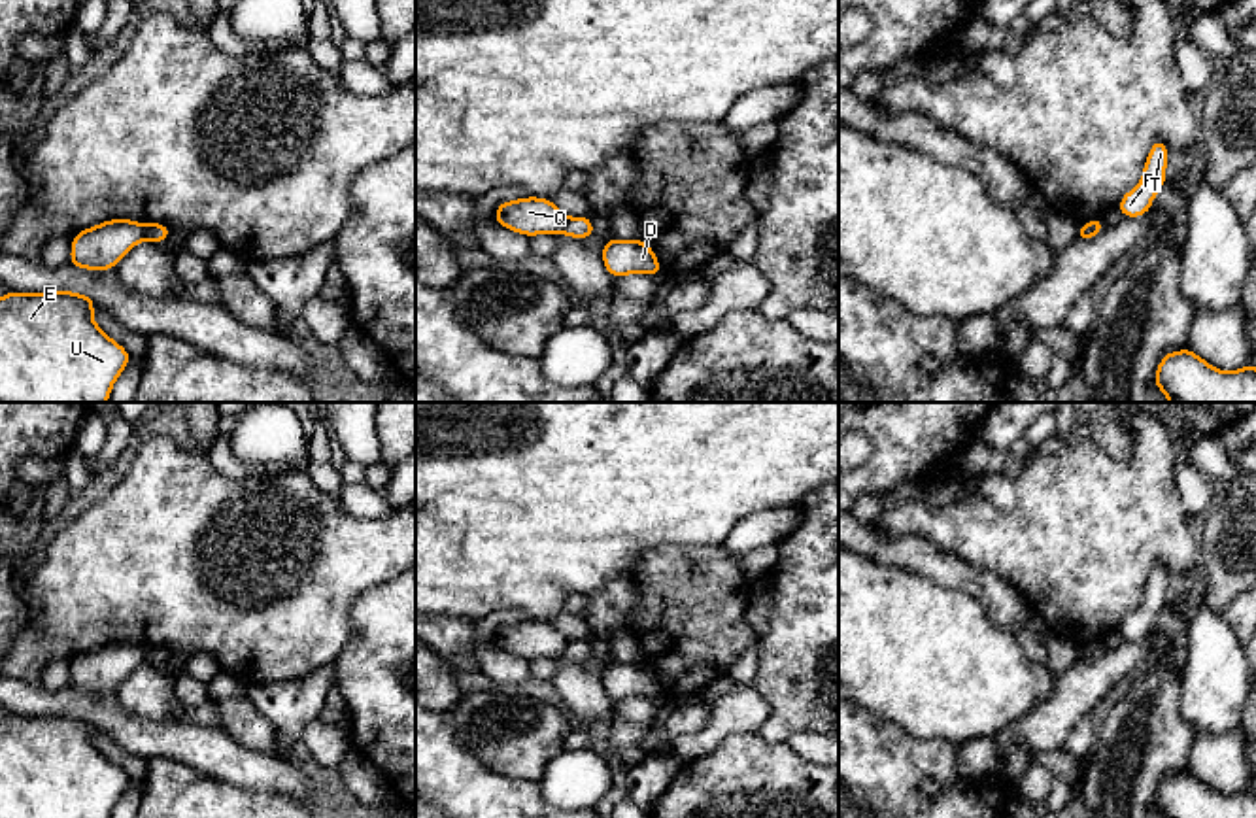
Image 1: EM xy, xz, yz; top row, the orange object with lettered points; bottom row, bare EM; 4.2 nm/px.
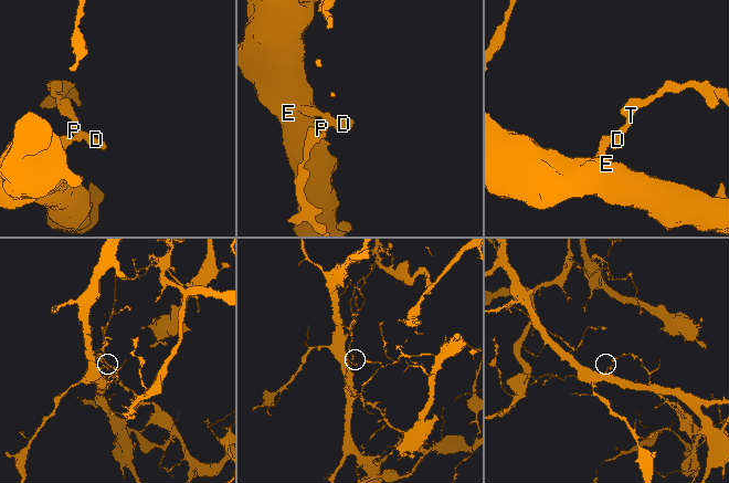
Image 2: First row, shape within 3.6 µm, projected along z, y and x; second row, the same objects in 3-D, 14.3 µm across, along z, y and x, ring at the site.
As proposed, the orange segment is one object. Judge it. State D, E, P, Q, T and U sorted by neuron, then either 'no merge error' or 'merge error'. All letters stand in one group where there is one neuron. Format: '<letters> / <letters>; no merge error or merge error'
D P T / E Q U; merge error

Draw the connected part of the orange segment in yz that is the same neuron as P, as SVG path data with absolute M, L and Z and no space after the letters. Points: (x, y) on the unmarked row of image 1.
M1154 563L1143 589L1143 603L1131 614L1128 614L1116 629L1124 640L1141 640L1150 635L1156 616L1167 606L1167 582L1169 572L1165 565Z

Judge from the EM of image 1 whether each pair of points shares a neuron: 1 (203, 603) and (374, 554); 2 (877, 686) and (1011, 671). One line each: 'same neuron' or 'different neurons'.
1: same neuron
2: same neuron

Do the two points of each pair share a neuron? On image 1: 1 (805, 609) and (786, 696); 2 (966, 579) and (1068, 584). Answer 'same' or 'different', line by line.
1: same
2: different

